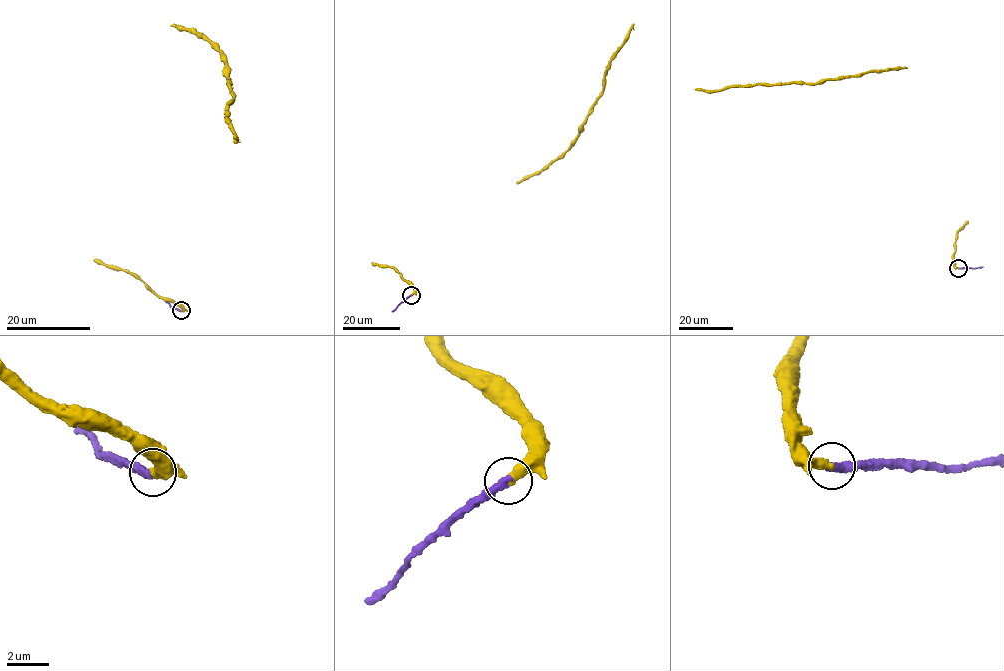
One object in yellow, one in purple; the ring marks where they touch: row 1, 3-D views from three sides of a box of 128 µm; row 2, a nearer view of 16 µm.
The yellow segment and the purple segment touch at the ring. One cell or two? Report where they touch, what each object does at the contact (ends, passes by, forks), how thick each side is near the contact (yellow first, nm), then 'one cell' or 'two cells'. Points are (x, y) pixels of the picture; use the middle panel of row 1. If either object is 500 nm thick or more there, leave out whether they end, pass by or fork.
at (411, 295); yellow ends there; purple ends there; 400 nm thick on the yellow side, 400 nm on the other; two cells

